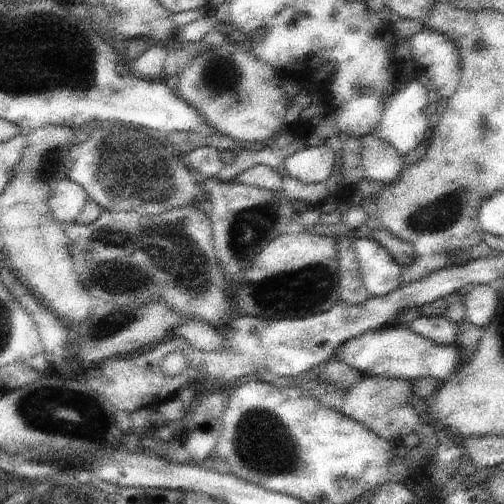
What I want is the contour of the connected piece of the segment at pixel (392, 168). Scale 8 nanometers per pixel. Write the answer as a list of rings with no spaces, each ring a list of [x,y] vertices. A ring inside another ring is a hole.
[[[375,132],[362,135],[362,164],[368,179],[382,184],[396,184],[400,172],[406,168],[403,156],[388,142],[380,140]]]

